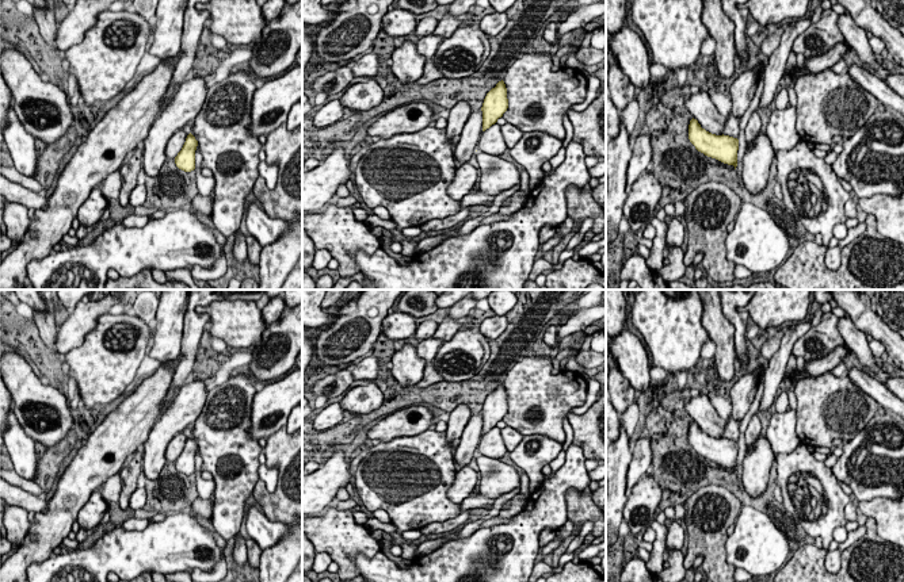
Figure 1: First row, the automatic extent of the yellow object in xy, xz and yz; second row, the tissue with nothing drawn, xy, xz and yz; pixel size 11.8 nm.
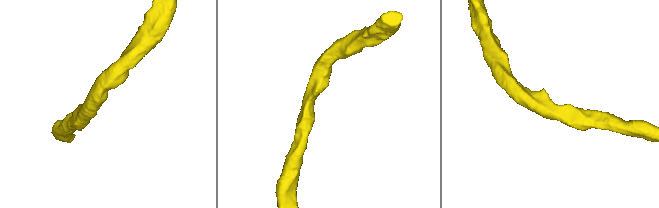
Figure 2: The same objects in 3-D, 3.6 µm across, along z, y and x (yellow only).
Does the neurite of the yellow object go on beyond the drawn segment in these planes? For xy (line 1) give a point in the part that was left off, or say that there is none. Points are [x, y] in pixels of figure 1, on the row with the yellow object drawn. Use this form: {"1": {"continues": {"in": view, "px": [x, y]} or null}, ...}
{"1": {"continues": null}}

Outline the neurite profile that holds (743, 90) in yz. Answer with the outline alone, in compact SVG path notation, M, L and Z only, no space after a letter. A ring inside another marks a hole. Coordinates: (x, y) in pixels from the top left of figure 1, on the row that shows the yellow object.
M762 65L754 68L752 70L745 70L739 77L735 80L735 83L731 85L731 99L732 99L732 108L731 112L741 118L744 112L748 110L756 88L758 88L758 81L760 76L763 74Z

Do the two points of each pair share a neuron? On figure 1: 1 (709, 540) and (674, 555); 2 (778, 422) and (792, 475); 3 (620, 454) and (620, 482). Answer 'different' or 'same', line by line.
1: different
2: different
3: same

